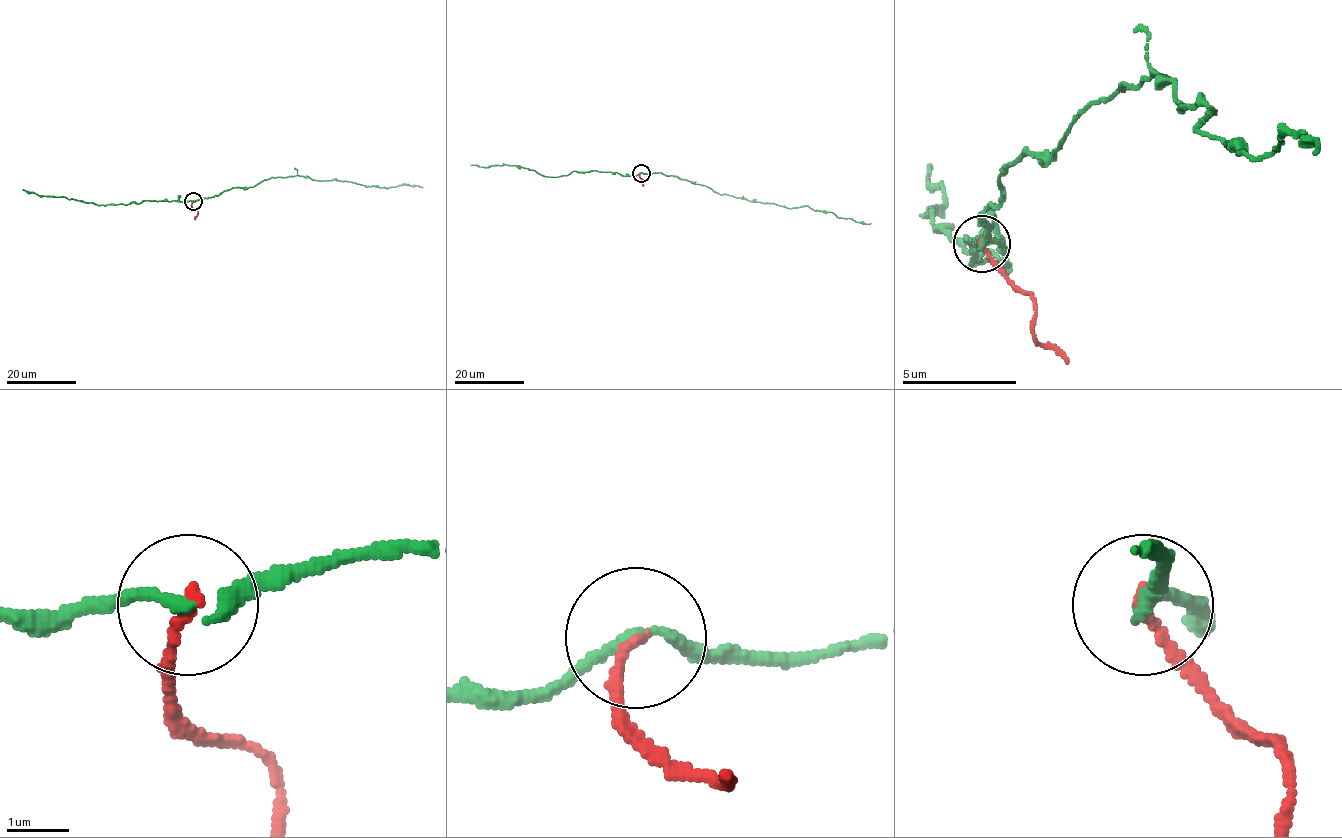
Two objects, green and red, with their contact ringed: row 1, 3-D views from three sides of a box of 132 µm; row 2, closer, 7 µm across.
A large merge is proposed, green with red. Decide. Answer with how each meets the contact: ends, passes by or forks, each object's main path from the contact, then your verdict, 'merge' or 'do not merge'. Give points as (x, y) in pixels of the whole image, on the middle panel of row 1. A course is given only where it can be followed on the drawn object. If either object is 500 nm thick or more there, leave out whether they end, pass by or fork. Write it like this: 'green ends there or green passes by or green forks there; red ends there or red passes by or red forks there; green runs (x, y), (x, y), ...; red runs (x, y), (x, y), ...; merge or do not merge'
green passes by; red ends there; green runs (641, 173), (674, 175), (719, 194), (788, 208), (808, 205), (870, 224); red runs (641, 173), (645, 181), (643, 186); do not merge

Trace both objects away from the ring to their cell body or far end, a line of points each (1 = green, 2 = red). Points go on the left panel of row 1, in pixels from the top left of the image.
1: (193, 201), (233, 187), (254, 187), (271, 177), (295, 175), (366, 187), (422, 187)
2: (193, 201), (192, 207), (197, 210), (195, 220)

